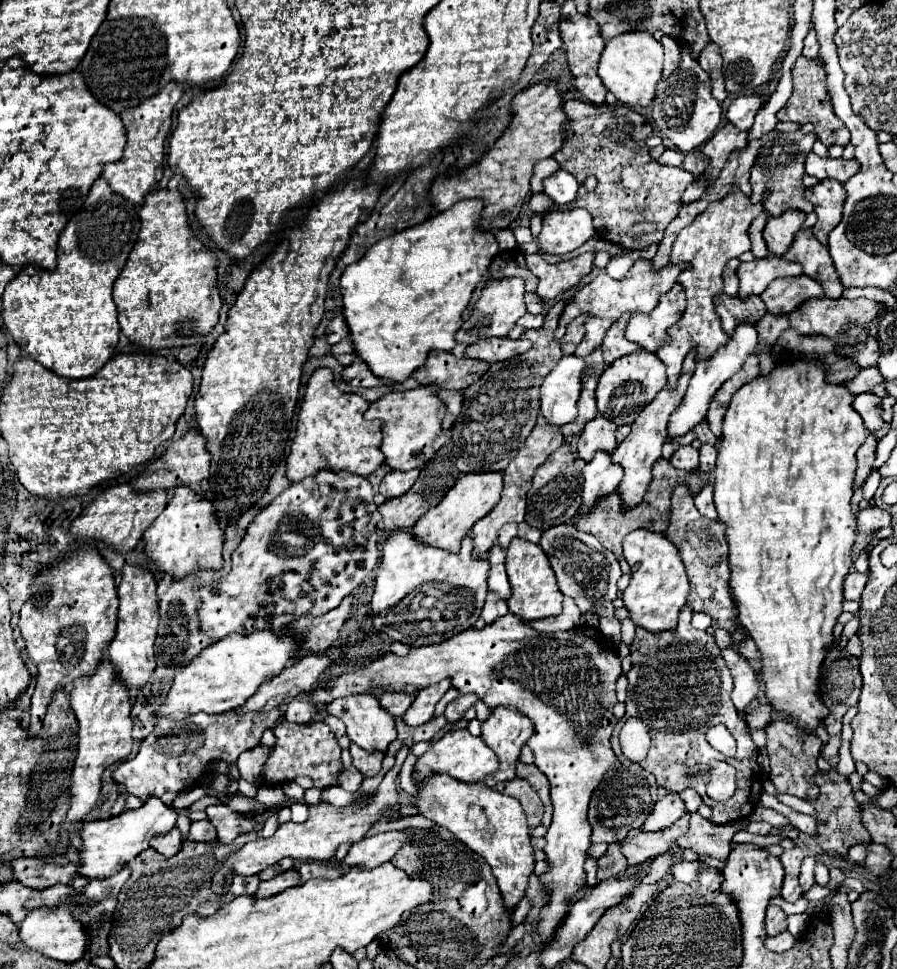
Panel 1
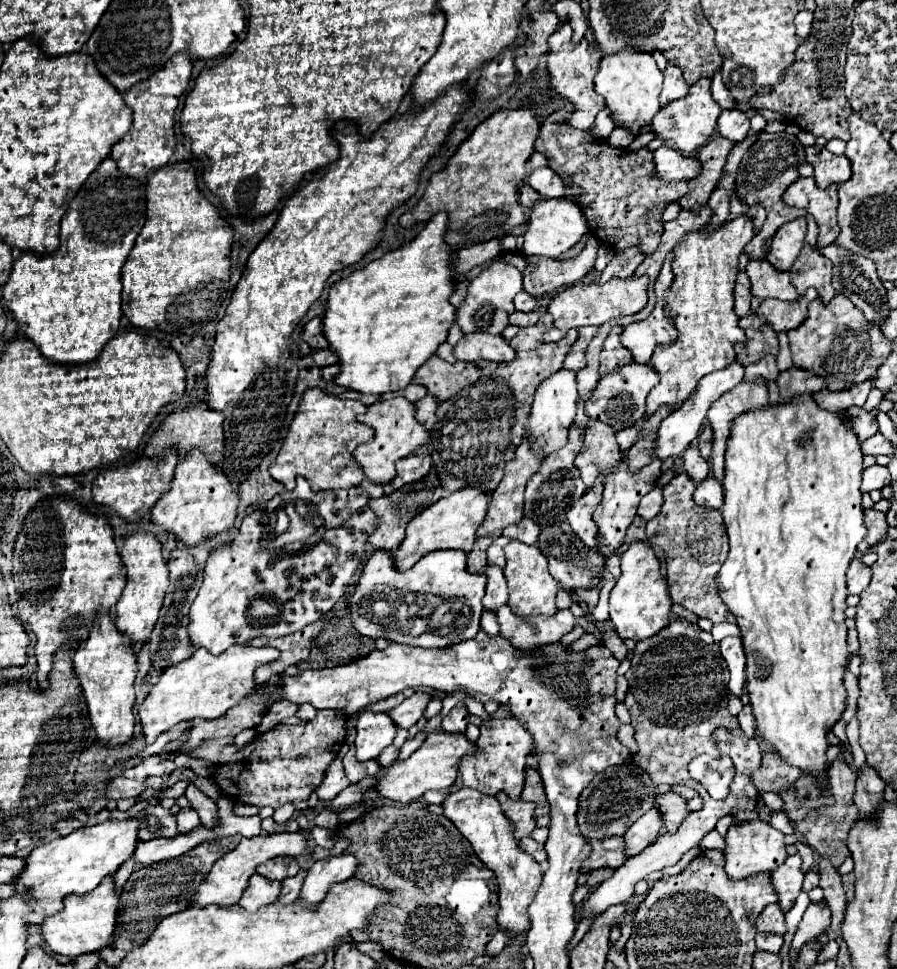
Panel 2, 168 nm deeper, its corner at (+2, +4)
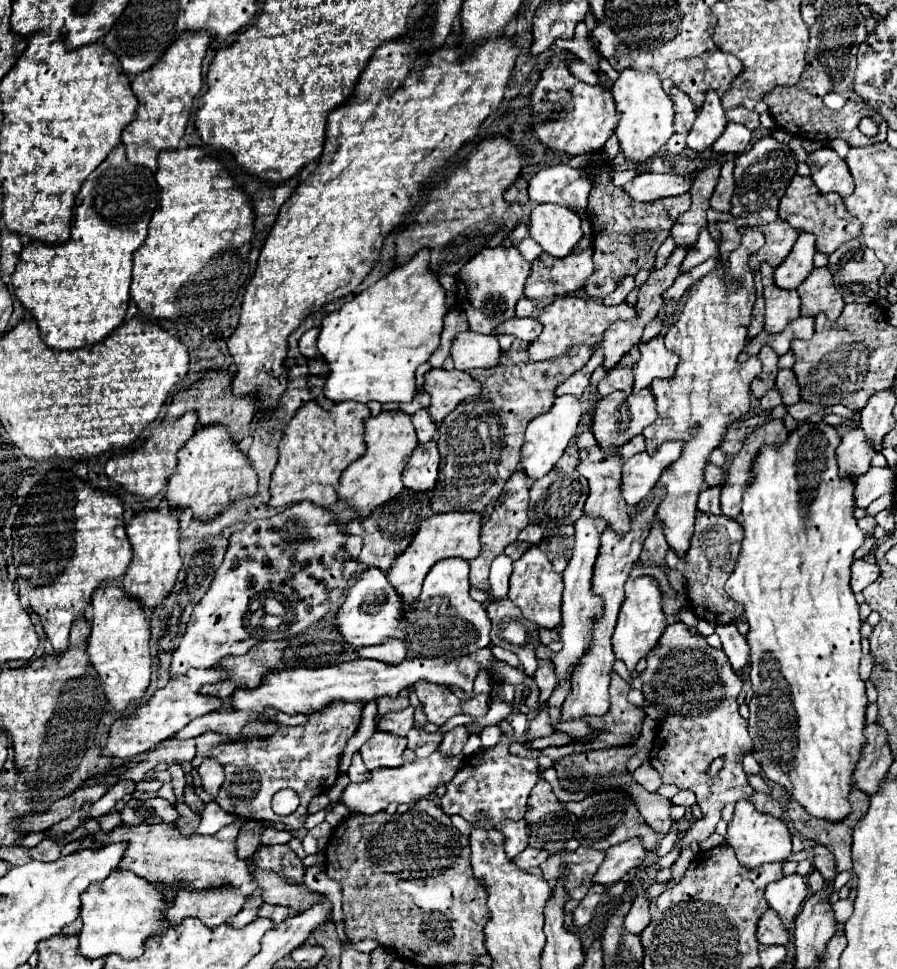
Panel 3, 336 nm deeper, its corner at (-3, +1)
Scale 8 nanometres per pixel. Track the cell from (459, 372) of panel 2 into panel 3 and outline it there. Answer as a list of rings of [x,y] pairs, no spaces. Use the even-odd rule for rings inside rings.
[[[430,369],[424,375],[424,389],[430,393],[430,415],[440,423],[460,401],[480,393],[480,381],[470,377],[466,371]]]

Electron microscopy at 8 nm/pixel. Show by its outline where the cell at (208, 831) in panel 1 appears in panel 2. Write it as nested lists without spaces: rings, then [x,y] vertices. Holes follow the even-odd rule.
[[[181,808],[175,818],[177,818],[177,830],[179,832],[193,830],[193,828],[197,828],[201,824],[201,820],[199,820],[199,816],[197,816],[197,812],[193,808]]]

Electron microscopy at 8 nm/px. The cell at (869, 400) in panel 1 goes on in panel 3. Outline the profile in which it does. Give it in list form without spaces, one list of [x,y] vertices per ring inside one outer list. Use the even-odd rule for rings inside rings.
[[[862,427],[846,429],[838,447],[840,473],[848,477],[864,475],[870,469],[874,453],[876,449],[870,449],[870,441],[866,441],[866,433],[862,433]]]

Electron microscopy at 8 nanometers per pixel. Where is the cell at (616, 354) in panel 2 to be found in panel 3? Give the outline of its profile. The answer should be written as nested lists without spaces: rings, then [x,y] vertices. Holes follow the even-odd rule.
[[[634,345],[622,359],[620,363],[610,371],[610,375],[605,377],[597,386],[600,397],[605,397],[615,391],[632,393],[632,375],[630,375],[630,365],[638,359],[638,347]]]

